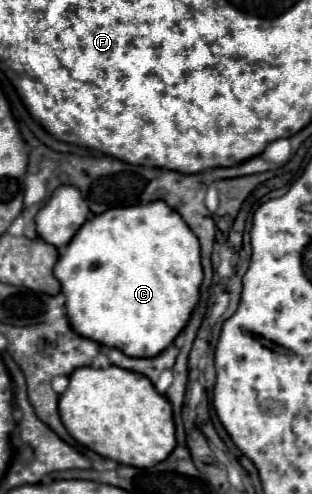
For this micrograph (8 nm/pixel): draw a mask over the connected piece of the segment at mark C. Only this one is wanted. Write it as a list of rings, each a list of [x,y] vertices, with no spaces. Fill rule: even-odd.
[[[165,201],[113,207],[81,225],[81,231],[77,231],[59,257],[55,275],[65,295],[69,323],[81,337],[115,347],[135,359],[151,359],[175,341],[199,303],[199,289],[203,283],[199,239]]]

